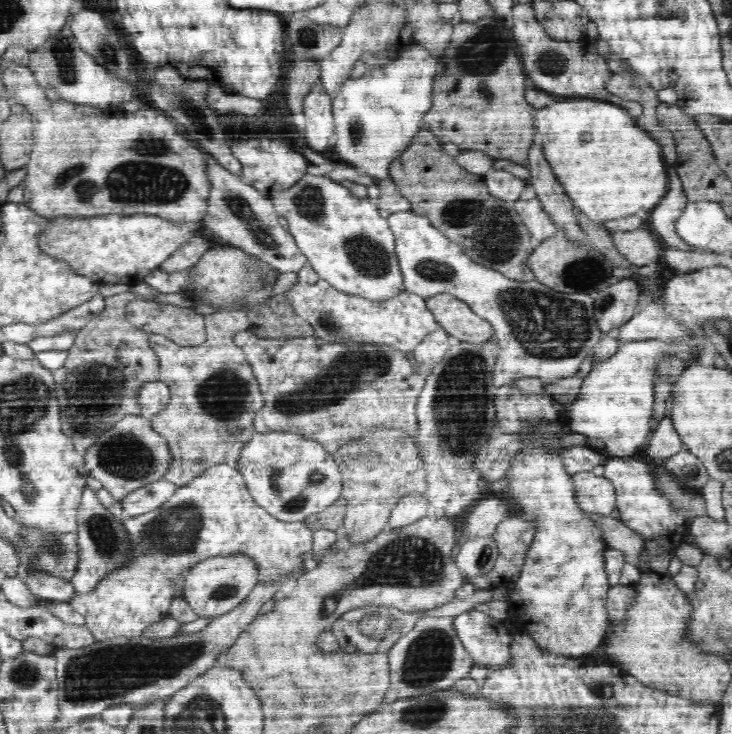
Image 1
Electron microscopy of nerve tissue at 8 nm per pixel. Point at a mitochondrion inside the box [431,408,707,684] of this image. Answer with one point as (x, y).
(484, 558)

